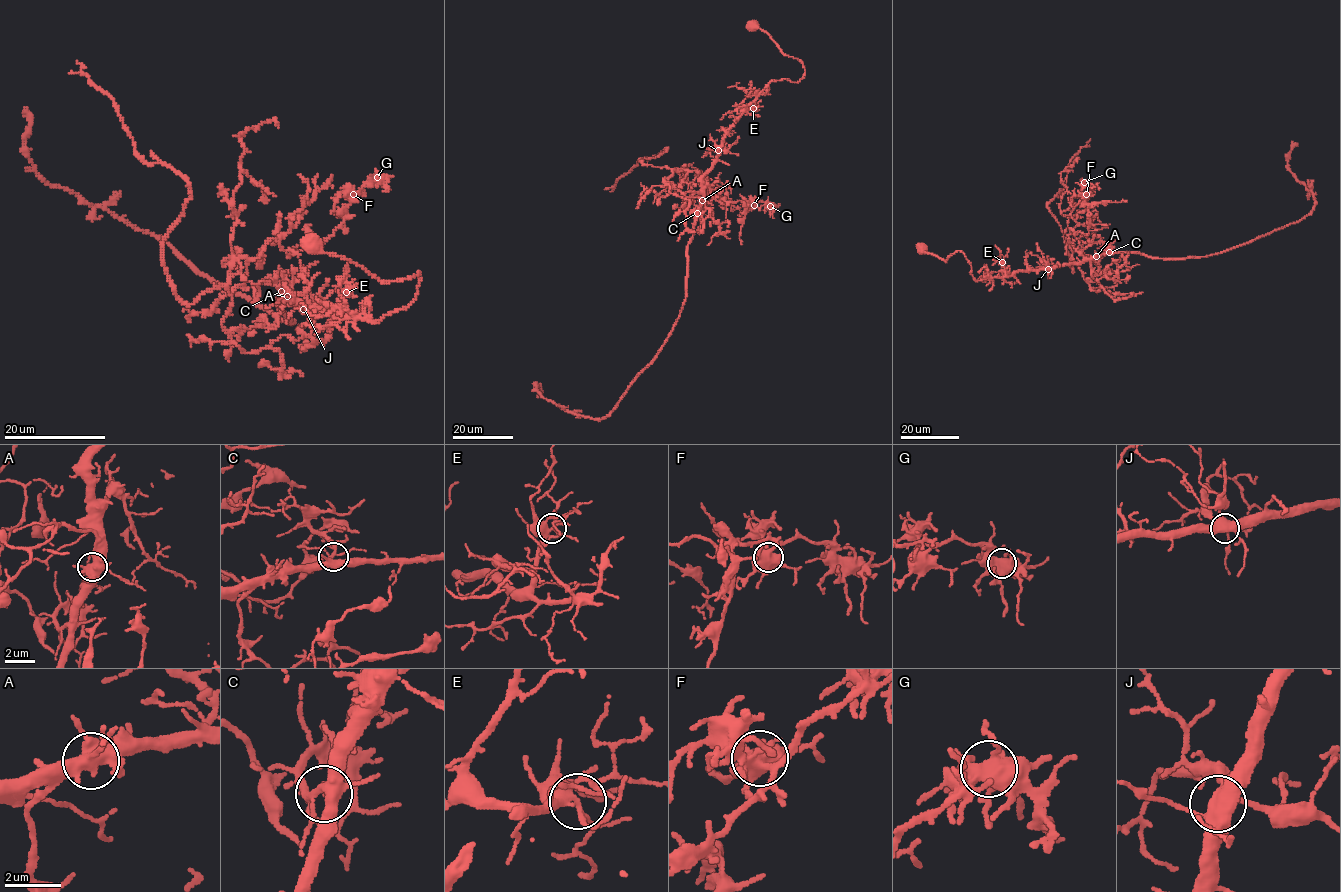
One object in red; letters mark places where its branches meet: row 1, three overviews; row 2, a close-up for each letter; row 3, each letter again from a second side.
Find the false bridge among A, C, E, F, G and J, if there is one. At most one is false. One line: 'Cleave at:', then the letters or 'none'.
Cleave at: A

